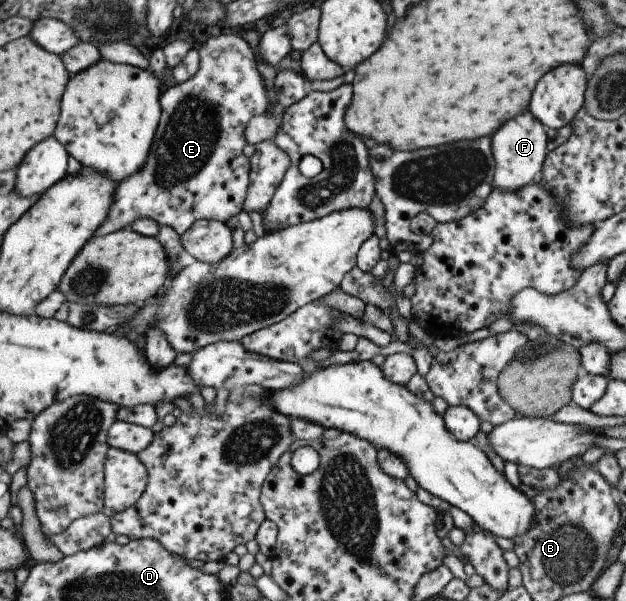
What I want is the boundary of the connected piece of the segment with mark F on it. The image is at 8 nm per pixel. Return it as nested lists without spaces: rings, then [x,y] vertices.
[[[528,111],[509,118],[500,128],[497,128],[491,135],[491,153],[495,162],[493,174],[493,188],[498,187],[500,191],[517,191],[535,182],[536,174],[541,172],[543,160],[547,153],[547,129],[541,122],[538,122]]]

